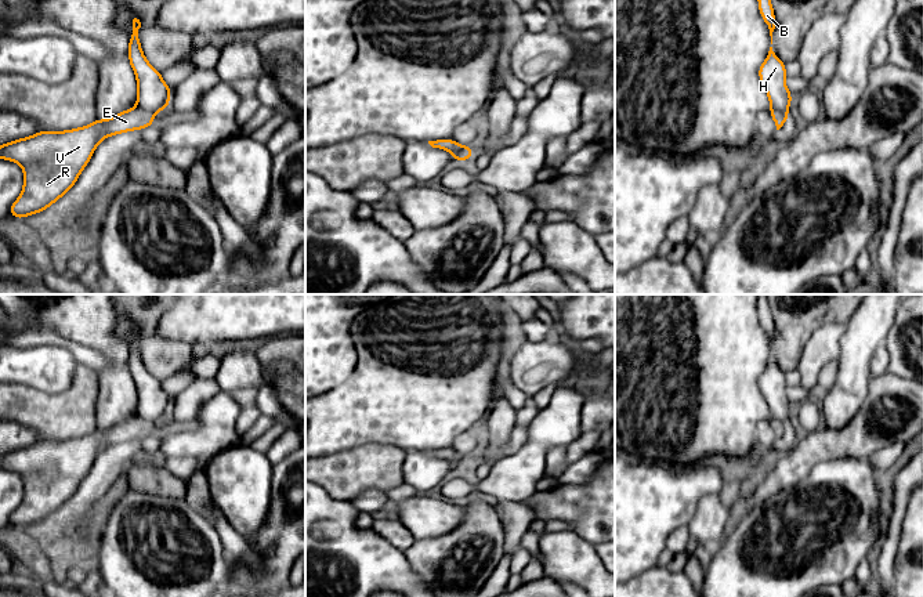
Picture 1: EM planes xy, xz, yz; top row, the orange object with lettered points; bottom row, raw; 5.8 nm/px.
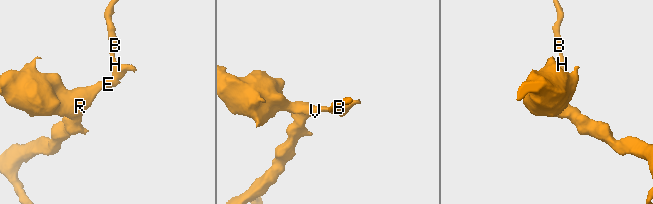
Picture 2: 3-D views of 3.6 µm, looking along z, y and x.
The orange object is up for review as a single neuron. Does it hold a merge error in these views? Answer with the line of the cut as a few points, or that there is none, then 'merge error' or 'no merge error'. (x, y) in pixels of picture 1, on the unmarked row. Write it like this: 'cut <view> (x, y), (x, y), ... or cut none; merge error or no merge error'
cut none; no merge error

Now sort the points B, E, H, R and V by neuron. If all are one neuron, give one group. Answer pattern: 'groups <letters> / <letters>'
groups B E H R V

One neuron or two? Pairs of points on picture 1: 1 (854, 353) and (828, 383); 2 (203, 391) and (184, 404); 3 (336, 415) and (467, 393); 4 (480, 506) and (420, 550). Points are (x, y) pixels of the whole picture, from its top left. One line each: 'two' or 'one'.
1: two
2: one
3: one
4: one

